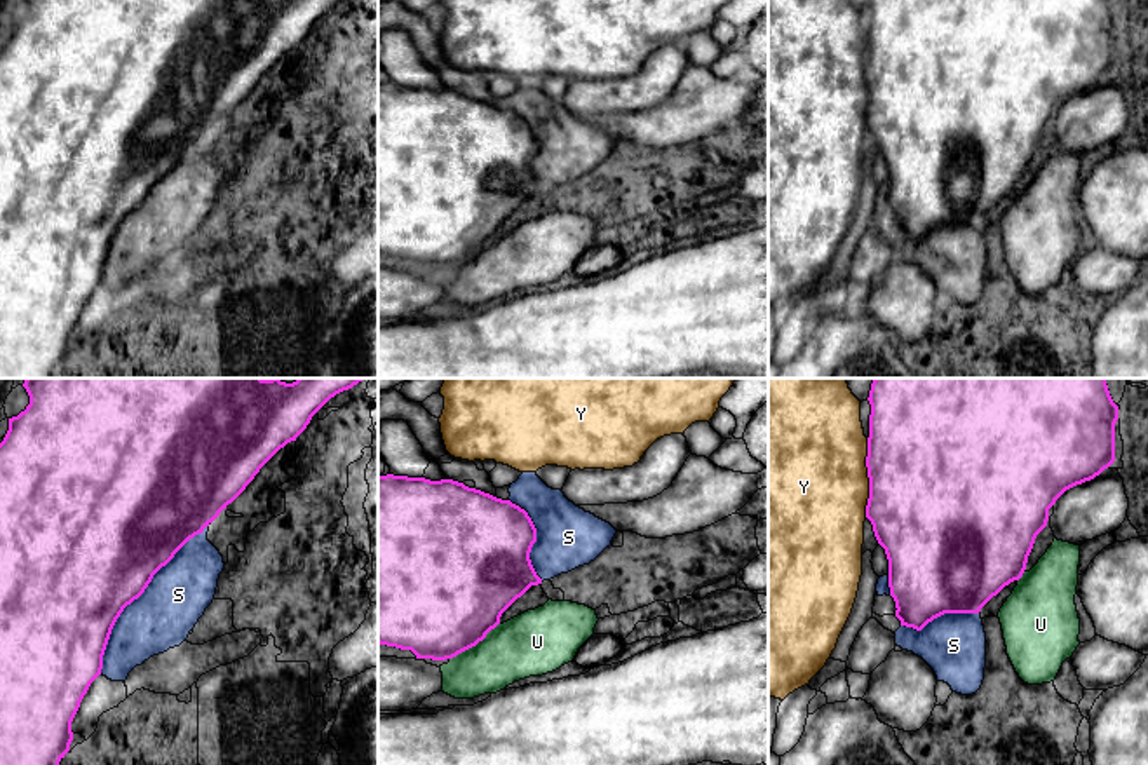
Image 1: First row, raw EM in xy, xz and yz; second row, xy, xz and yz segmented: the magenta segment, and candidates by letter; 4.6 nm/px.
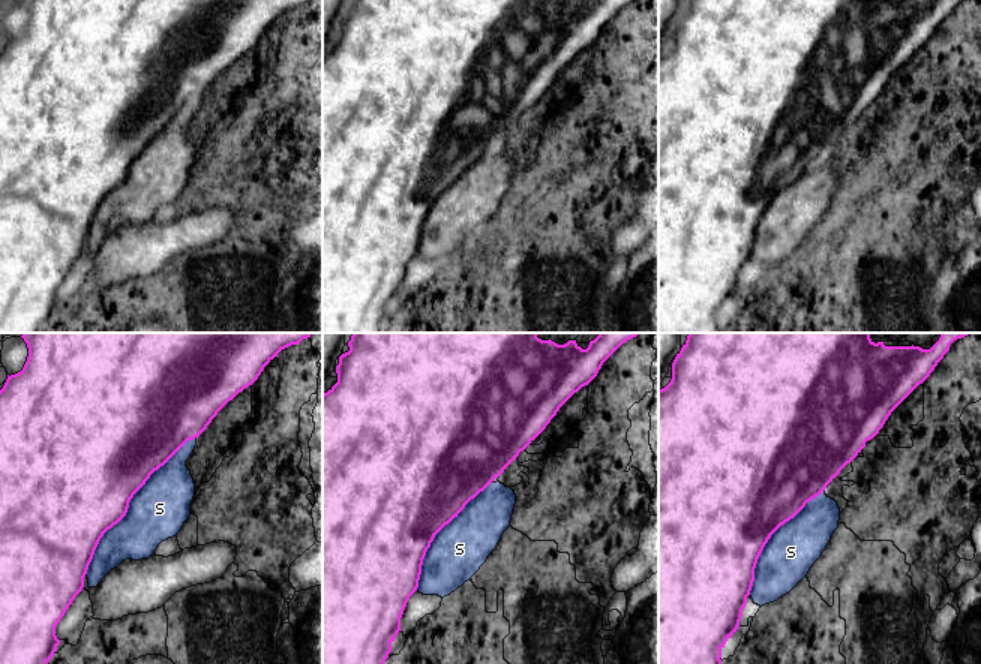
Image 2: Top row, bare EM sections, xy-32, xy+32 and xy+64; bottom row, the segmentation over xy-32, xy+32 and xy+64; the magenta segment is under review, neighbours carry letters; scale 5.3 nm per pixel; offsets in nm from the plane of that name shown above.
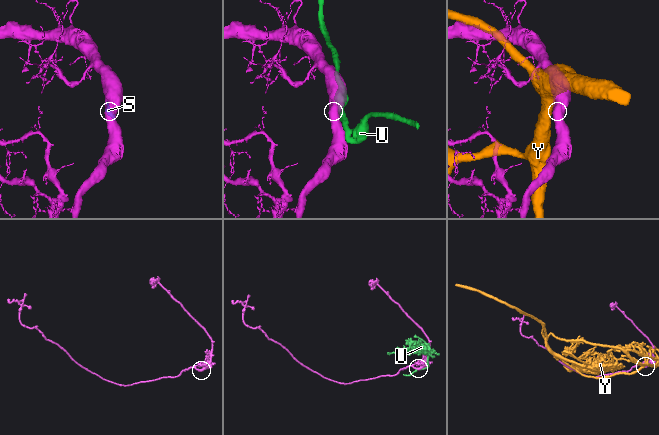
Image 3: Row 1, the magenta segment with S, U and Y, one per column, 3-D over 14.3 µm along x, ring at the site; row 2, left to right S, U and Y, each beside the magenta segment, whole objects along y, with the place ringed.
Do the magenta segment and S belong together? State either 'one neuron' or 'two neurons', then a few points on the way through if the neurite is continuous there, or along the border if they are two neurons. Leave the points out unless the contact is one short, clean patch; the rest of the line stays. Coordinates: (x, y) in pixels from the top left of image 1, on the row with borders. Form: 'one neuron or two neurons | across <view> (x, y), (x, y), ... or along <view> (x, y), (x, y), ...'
two neurons

